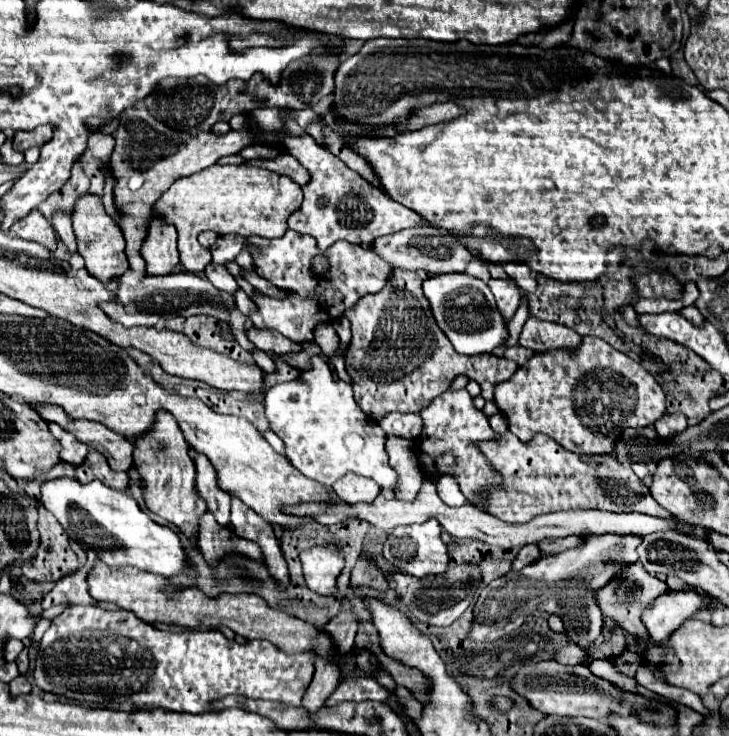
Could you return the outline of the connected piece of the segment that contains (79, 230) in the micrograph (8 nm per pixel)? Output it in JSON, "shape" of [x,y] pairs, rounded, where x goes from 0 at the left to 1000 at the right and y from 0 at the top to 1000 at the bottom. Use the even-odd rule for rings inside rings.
{"shape":[[[117,262],[114,268],[108,268],[103,276],[103,284],[97,289],[97,298],[100,298],[103,319],[106,319],[108,344],[117,352],[119,368],[141,385],[155,382],[158,376],[166,376],[177,365],[177,357],[171,352],[171,322],[169,322],[163,306],[147,292],[139,270],[128,262]]]}

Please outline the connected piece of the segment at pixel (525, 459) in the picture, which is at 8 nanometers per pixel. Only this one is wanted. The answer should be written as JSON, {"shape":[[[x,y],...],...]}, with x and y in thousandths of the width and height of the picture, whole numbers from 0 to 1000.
{"shape":[[[690,588],[684,599],[663,599],[660,613],[674,632],[690,645],[690,664],[676,664],[663,673],[674,700],[693,711],[723,711],[726,705],[761,697],[772,692],[888,692],[885,700],[923,705],[926,716],[934,713],[915,692],[909,692],[890,670],[890,662],[868,643],[866,635],[852,632],[844,621],[808,621],[791,618],[737,588],[728,602],[717,602],[704,588]]]}

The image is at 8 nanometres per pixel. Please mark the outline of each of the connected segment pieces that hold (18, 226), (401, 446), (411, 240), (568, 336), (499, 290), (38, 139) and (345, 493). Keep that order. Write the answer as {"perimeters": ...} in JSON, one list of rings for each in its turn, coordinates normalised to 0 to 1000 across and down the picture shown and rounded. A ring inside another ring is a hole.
{"perimeters":[[[[45,284],[45,289],[40,289],[37,295],[21,300],[15,308],[15,317],[29,325],[56,330],[67,341],[75,341],[75,336],[78,336],[78,319],[75,319],[70,303],[51,284]]],[[[531,590],[529,610],[534,630],[545,641],[546,654],[542,675],[561,681],[561,667],[575,667],[582,647],[572,624],[572,614],[565,599],[539,590]]],[[[575,306],[567,311],[553,311],[550,317],[539,317],[534,322],[520,322],[512,333],[512,341],[525,349],[536,363],[586,365],[591,374],[638,371],[641,357],[652,352],[652,346],[641,336],[635,336],[624,322],[610,317],[610,311],[599,311],[591,306]]],[[[726,431],[723,442],[717,442],[712,466],[734,480],[750,480],[756,474],[791,474],[797,469],[797,455],[775,442],[764,442],[759,436],[739,436]]],[[[671,379],[671,390],[679,401],[679,409],[682,409],[682,417],[687,423],[687,428],[698,436],[709,417],[715,414],[715,395],[706,385],[695,382],[695,379]]],[[[53,170],[53,173],[45,175],[45,178],[21,181],[21,186],[18,186],[18,200],[32,208],[32,205],[40,202],[40,200],[56,200],[56,197],[62,197],[70,186],[73,186],[73,170]]],[[[484,643],[471,645],[465,654],[457,656],[457,667],[462,670],[462,675],[473,683],[490,683],[490,681],[512,681],[517,675],[514,670],[514,656],[501,651],[501,648],[490,648]]]]}

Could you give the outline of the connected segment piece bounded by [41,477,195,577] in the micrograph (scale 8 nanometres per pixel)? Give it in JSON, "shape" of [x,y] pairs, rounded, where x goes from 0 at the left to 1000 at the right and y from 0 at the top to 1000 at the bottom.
{"shape":[[[78,648],[56,659],[56,683],[111,743],[128,746],[133,757],[152,770],[182,768],[224,784],[243,779],[259,779],[267,784],[267,773],[262,773],[254,762],[246,727],[237,719],[207,708],[177,670],[150,664],[139,654],[114,659],[100,648]]]}

